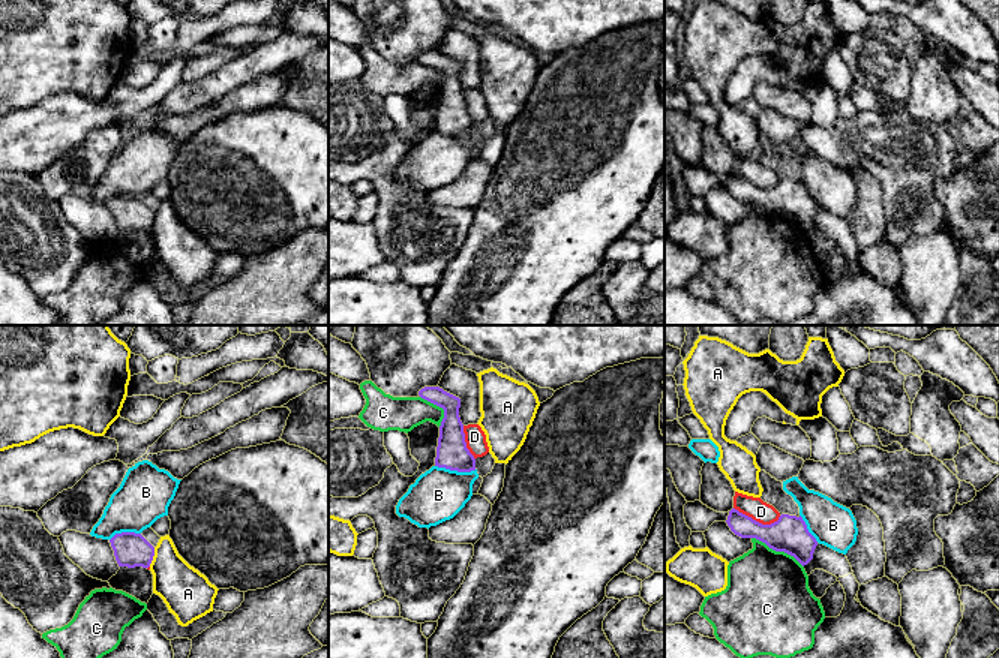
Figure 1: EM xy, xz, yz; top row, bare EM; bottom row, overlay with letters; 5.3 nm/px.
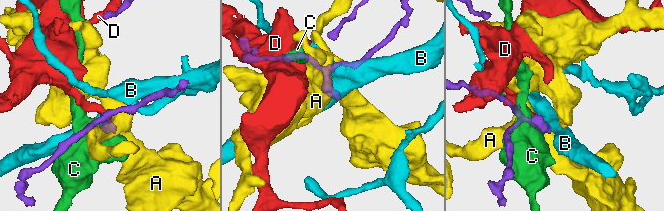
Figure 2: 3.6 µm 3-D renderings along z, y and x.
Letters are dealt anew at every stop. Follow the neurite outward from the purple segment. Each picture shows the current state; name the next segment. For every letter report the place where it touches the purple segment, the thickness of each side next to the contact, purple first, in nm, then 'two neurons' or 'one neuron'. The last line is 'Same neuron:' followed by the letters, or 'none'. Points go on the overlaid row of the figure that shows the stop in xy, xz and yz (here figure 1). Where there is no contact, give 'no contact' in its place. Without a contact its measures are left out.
A: xy (153, 555) | 180/240 nm | two neurons
B: xz (456, 469) | 170/280 nm | two neurons
C: yz (777, 550) | 200/440 nm | two neurons
D: yz (758, 522) | 200/120 nm | two neurons
Same neuron: none

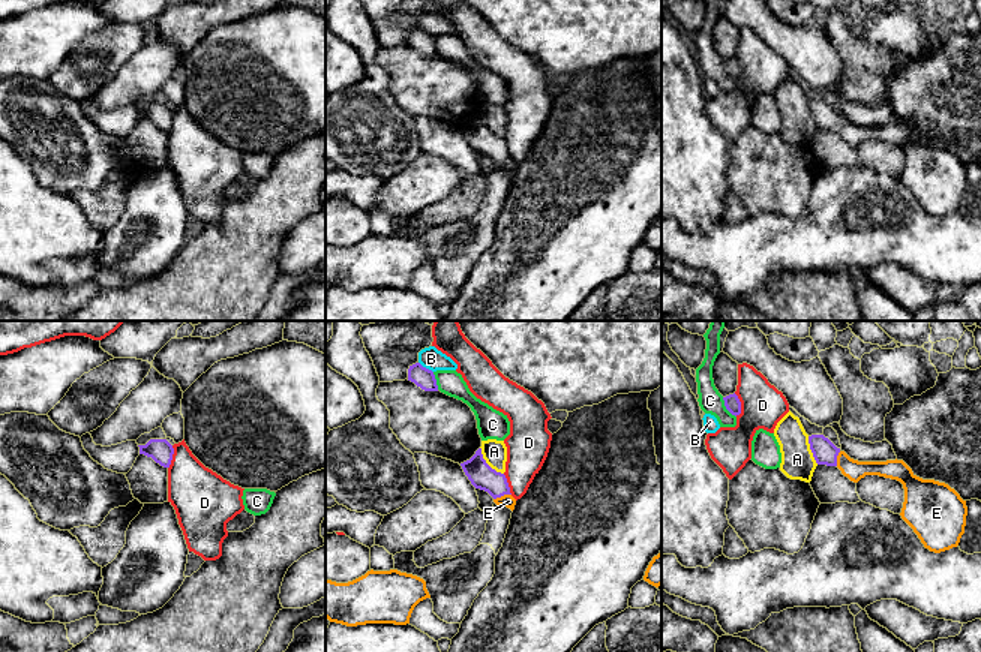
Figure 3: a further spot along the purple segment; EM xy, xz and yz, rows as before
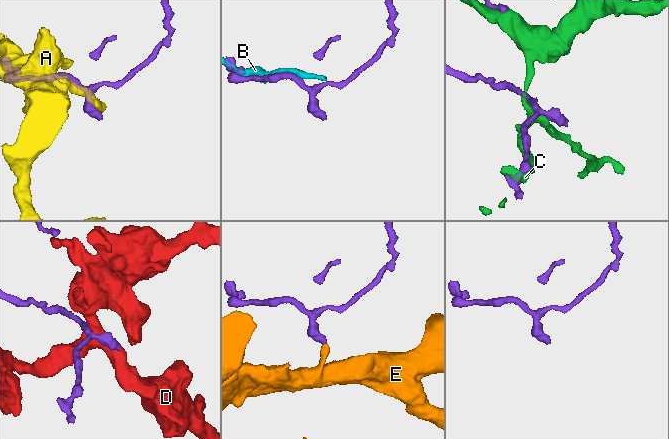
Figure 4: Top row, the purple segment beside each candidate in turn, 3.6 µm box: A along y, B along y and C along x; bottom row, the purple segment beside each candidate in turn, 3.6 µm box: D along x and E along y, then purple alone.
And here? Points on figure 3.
A: xz (486, 463) | 140/130 nm | two neurons
B: xz (425, 367) | 110/120 nm | two neurons
C: yz (726, 408) | 90/130 nm | two neurons
D: yz (740, 405) | 90/240 nm | two neurons
E: xz (501, 495) | 140/70 nm | one neuron
Same neuron: E

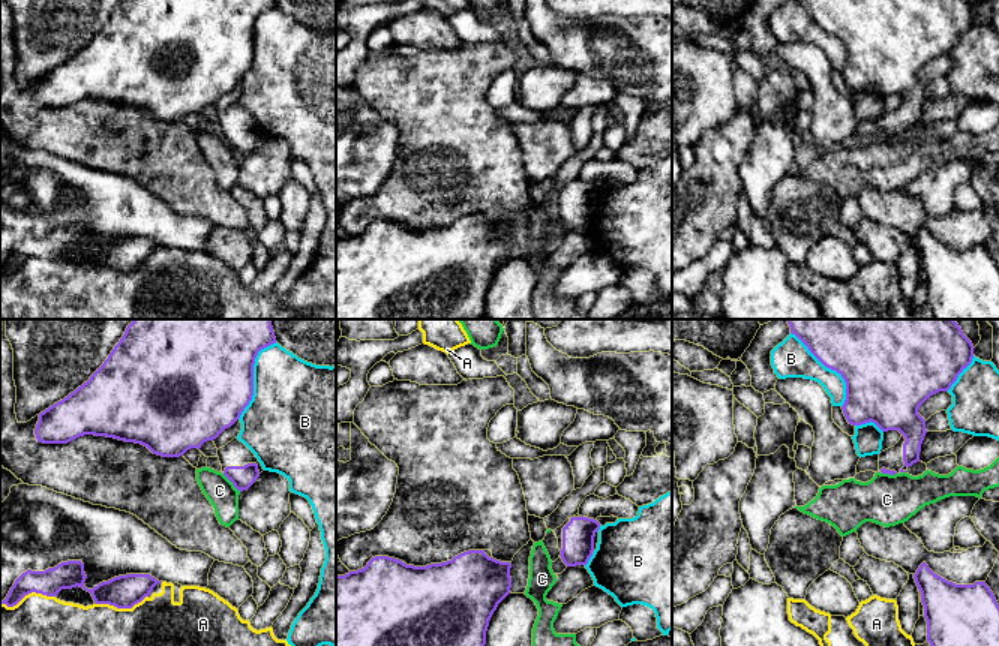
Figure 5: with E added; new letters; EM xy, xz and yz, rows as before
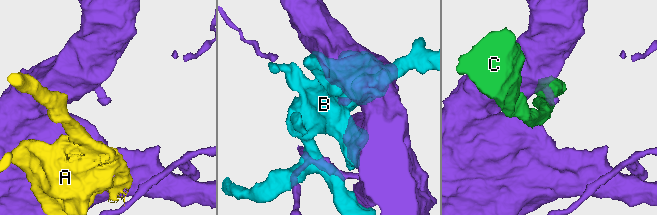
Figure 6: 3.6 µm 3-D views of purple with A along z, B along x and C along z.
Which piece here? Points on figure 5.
A: xy (27, 594) | 150/280 nm | two neurons
B: xy (252, 376) | 500/440 nm | two neurons
C: xy (231, 481) | 120/160 nm | two neurons
Same neuron: none

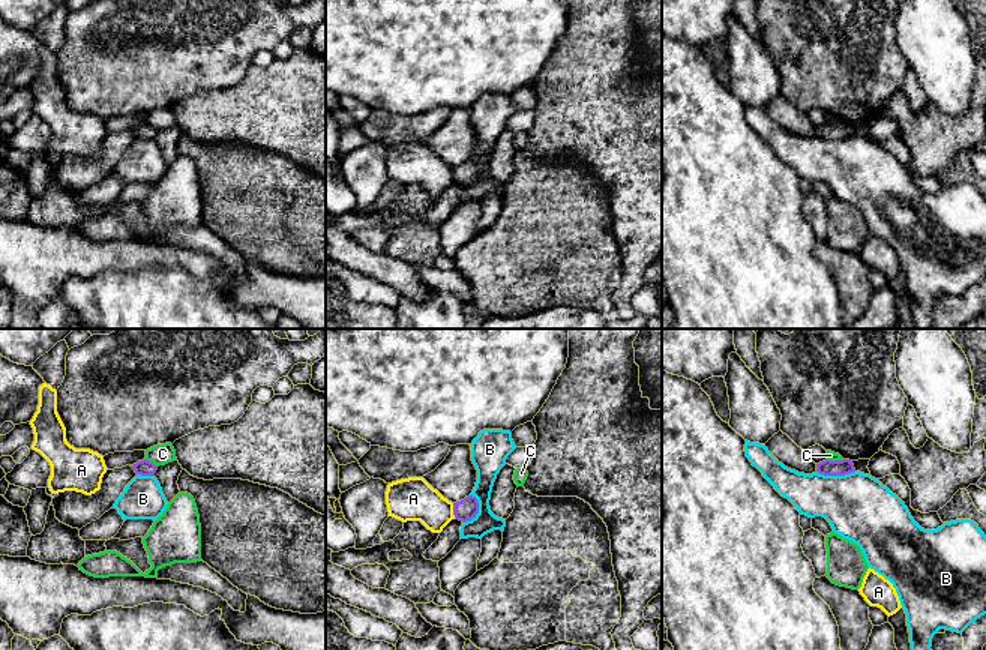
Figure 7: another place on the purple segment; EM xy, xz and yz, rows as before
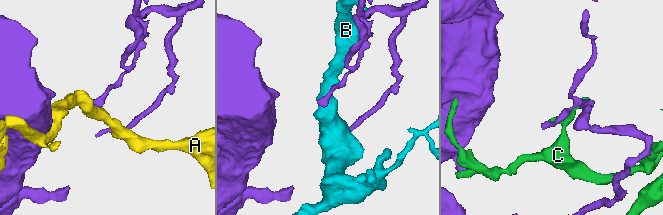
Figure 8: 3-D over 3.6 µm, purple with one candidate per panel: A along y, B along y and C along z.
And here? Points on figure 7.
A: xz (453, 511) | 120/240 nm | two neurons
B: xz (477, 511) | 120/140 nm | two neurons
C: xy (152, 463) | 90/110 nm | two neurons
Same neuron: none

